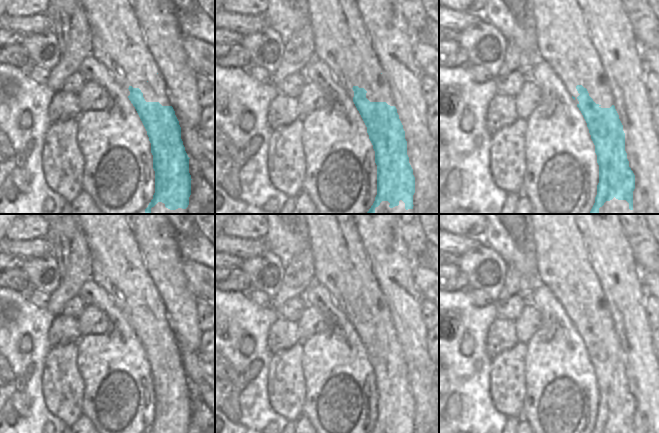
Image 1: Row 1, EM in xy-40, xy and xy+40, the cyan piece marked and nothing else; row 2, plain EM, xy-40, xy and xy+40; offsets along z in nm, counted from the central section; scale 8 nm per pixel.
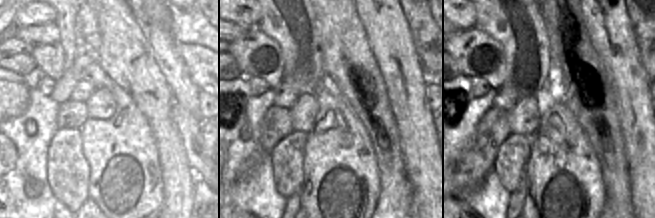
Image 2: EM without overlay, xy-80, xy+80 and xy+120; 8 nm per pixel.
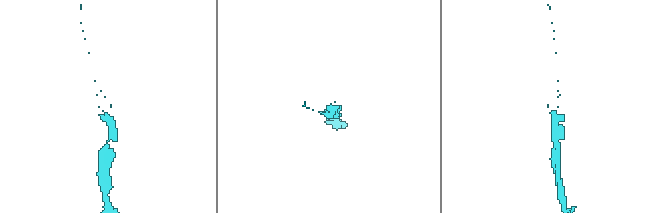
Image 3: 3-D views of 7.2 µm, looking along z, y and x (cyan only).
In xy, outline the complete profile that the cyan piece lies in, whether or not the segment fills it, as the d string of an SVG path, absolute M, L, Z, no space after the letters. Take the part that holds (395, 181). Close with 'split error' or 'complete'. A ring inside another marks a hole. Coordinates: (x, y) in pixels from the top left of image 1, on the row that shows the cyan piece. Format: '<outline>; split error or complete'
M307 0L309 19L315 41L315 56L324 62L335 77L344 78L353 85L353 102L366 127L369 139L375 151L377 165L377 195L367 214L375 214L375 208L382 201L388 201L389 207L399 205L402 200L405 209L413 209L415 177L407 155L405 131L395 106L386 103L382 96L367 96L359 84L371 84L372 76L379 76L383 69L371 47L369 35L357 9L355 0Z; split error

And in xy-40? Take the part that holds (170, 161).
M80 0L83 5L89 25L91 27L91 55L94 56L116 79L120 78L129 85L129 100L135 107L149 137L151 153L153 155L153 169L155 171L155 193L153 199L145 209L144 214L151 214L151 208L158 202L165 204L170 210L178 208L186 209L189 205L191 195L191 175L189 173L189 157L185 151L181 139L181 127L172 106L162 106L159 103L159 95L167 92L165 81L162 80L159 86L150 86L147 80L141 80L142 76L155 76L159 73L159 67L147 47L145 35L135 15L131 0Z; split error

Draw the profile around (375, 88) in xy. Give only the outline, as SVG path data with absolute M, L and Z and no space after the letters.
M383 72L379 76L372 76L371 78L373 79L371 84L358 84L358 87L367 91L366 96L382 96L388 105L394 106L391 92L383 93L384 82L386 81L385 73Z

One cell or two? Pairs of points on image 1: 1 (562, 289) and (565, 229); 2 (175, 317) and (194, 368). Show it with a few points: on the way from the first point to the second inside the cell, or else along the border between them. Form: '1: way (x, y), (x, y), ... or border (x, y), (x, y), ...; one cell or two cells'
1: way (562, 274), (562, 244); one cell
2: border (181, 351), (193, 351), (196, 354); two cells

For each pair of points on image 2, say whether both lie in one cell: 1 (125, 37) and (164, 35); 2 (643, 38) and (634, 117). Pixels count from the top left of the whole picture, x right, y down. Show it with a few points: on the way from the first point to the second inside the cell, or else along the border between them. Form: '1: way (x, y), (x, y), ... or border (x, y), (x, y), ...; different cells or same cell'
1: border (141, 25), (152, 50), (152, 55), (155, 58); different cells
2: border (635, 36), (640, 63), (644, 69); different cells

